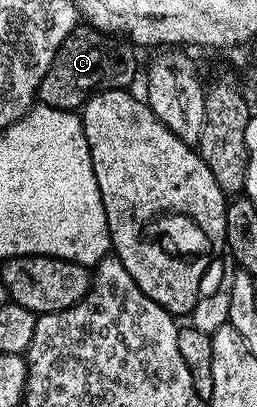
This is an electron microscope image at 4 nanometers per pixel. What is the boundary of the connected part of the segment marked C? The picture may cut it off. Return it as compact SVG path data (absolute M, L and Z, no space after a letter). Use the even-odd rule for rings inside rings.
M78 26L66 38L66 42L62 42L58 54L54 54L54 62L40 83L39 103L51 108L76 110L101 85L104 88L131 89L132 79L136 76L135 51L137 49L131 40L105 35L97 28Z

